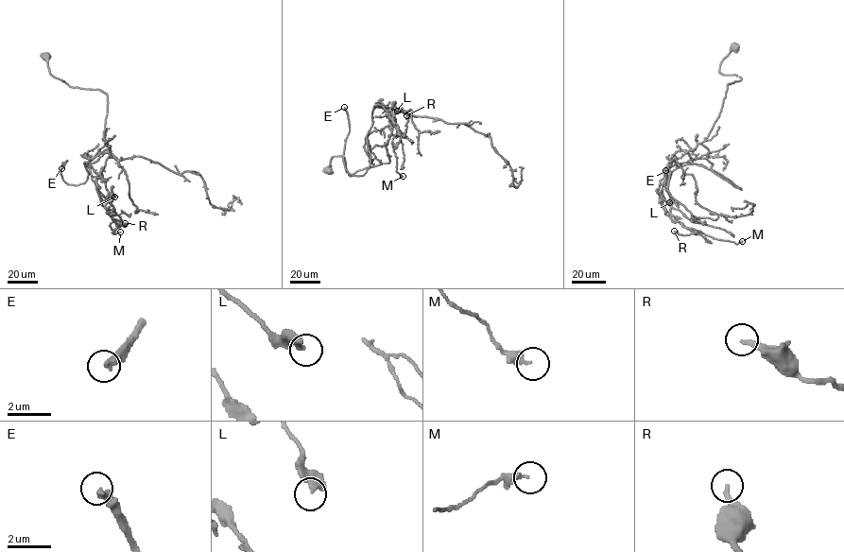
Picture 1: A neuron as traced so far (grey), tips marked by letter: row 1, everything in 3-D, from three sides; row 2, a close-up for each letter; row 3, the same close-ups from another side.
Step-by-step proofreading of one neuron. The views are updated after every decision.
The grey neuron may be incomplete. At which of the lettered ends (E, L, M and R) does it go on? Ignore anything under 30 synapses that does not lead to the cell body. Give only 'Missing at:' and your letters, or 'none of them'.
Missing at: E

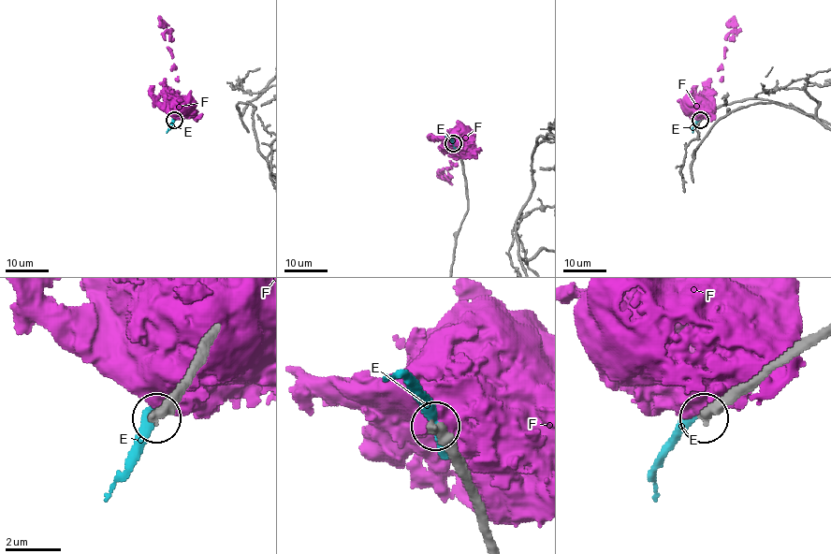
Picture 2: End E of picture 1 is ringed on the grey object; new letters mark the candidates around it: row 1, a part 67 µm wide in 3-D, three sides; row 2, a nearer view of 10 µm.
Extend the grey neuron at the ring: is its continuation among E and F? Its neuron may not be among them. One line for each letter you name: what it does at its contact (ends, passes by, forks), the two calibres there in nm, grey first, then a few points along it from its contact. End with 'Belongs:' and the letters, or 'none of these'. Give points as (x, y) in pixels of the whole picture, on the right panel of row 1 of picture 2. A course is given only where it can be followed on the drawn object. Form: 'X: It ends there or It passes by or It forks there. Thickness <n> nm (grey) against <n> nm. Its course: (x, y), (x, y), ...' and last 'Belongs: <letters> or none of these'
Belongs: none of these

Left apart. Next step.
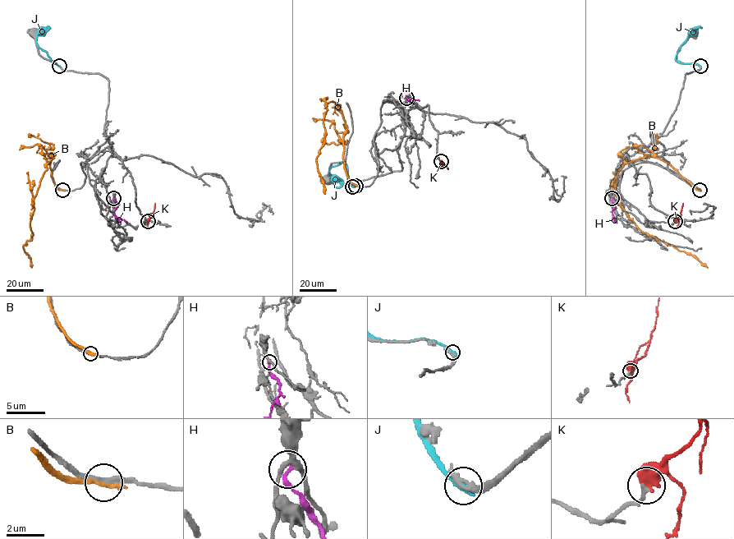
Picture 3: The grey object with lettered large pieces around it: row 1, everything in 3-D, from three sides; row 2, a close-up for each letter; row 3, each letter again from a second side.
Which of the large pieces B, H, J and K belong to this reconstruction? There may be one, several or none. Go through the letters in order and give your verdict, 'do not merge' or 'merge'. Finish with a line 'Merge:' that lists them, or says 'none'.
B: do not merge
H: do not merge
J: do not merge
K: merge
Merge: K

